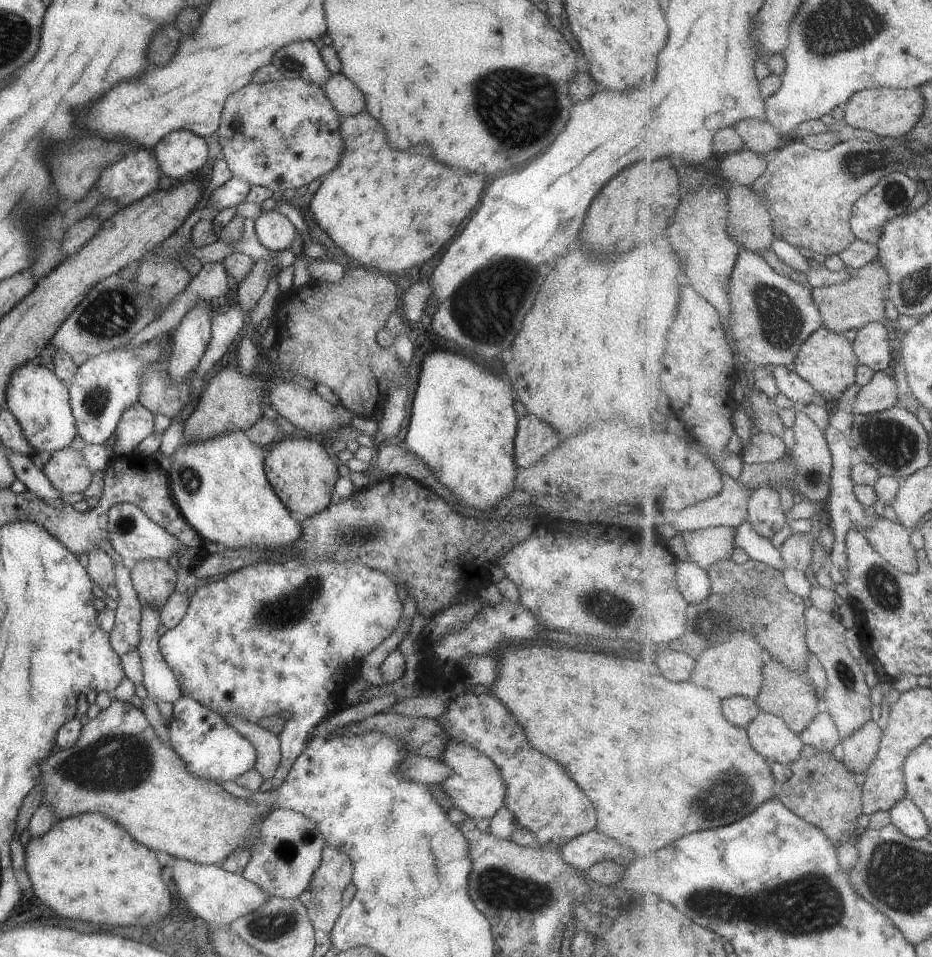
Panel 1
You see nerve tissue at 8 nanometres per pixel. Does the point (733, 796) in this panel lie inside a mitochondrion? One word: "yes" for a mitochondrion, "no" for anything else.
yes

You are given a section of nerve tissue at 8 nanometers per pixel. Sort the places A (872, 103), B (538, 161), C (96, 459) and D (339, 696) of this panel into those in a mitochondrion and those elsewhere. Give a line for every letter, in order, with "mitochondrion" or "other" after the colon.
A: other
B: other
C: other
D: other

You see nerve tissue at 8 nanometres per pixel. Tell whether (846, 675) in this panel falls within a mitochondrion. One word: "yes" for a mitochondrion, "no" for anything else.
yes

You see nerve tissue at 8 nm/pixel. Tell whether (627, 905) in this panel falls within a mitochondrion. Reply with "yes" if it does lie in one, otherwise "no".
no

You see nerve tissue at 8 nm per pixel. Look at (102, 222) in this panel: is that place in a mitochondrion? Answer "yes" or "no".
no

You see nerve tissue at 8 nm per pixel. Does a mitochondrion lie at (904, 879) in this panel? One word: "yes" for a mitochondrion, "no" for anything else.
yes

